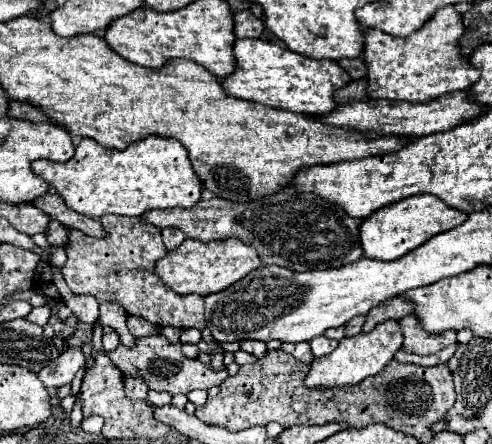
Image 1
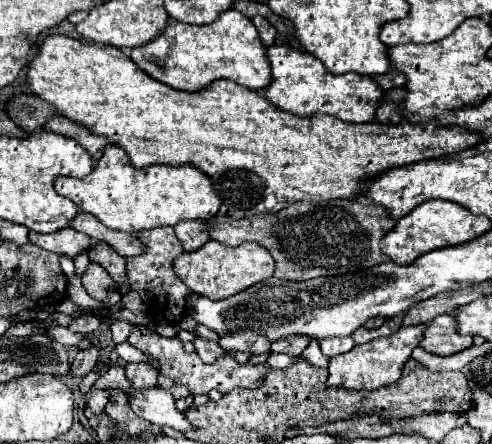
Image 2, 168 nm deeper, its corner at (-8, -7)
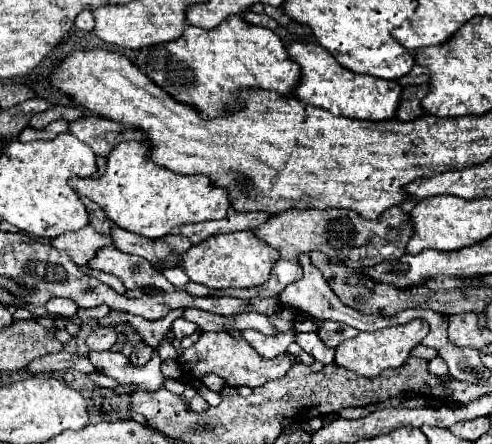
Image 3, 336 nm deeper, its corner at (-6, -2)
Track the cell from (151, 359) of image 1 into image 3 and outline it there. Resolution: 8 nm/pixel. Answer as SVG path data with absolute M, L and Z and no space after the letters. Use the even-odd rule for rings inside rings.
M204 332L192 348L178 352L176 362L188 376L192 376L196 380L202 380L208 374L216 374L216 376L224 378L230 386L236 386L236 388L264 386L266 382L282 378L294 364L288 354L280 354L272 360L266 360L266 358L258 356L258 352L246 340L234 340L228 332Z

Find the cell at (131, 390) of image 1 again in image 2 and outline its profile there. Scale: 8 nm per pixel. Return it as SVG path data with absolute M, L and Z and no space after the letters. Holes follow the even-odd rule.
M128 363L126 365L126 375L128 375L130 383L134 383L136 389L152 387L158 381L158 371L148 363Z

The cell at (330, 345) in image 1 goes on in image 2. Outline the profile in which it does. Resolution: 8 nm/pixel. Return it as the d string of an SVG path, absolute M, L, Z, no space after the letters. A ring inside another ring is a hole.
M340 337L340 339L322 339L320 341L320 349L326 357L334 357L340 353L346 353L354 347L354 339L352 337Z

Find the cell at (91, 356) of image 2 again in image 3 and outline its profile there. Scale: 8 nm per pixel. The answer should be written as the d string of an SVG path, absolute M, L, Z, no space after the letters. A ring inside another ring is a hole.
M96 328L86 338L86 346L90 352L102 352L110 350L116 344L116 332L112 328Z

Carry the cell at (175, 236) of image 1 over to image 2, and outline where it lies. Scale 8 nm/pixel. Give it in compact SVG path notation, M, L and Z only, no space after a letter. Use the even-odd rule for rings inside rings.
M180 221L176 223L174 231L176 231L176 237L182 241L184 251L196 251L210 241L208 223L204 221Z

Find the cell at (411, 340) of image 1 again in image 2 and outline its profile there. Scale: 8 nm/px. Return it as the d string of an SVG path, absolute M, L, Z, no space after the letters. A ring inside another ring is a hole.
M438 315L432 323L426 325L422 349L434 355L454 355L472 345L472 335L460 335L458 323L452 315Z

